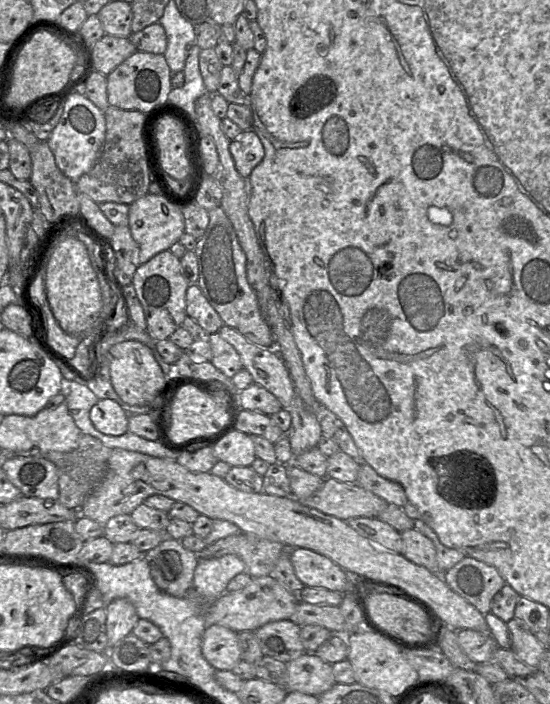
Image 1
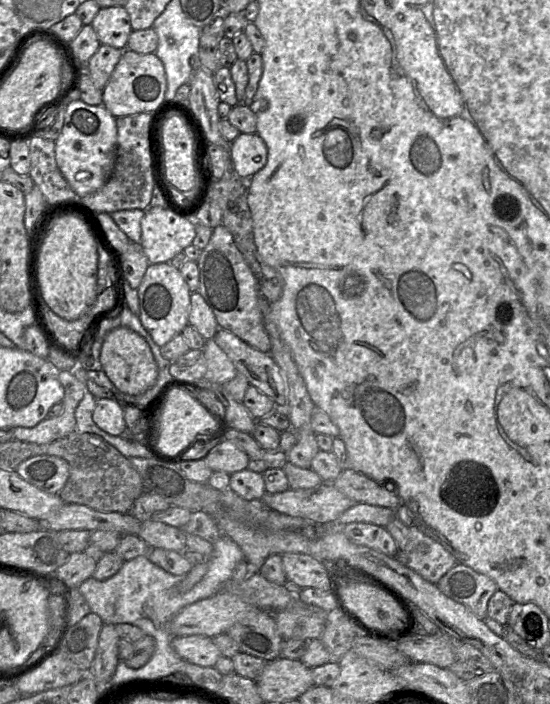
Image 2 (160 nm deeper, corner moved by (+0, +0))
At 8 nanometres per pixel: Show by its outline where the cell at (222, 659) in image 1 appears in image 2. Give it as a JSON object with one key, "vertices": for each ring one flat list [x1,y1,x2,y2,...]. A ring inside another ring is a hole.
{"vertices":[[201,635,173,637,172,647,181,659,201,667,214,667,222,656,212,638]]}

